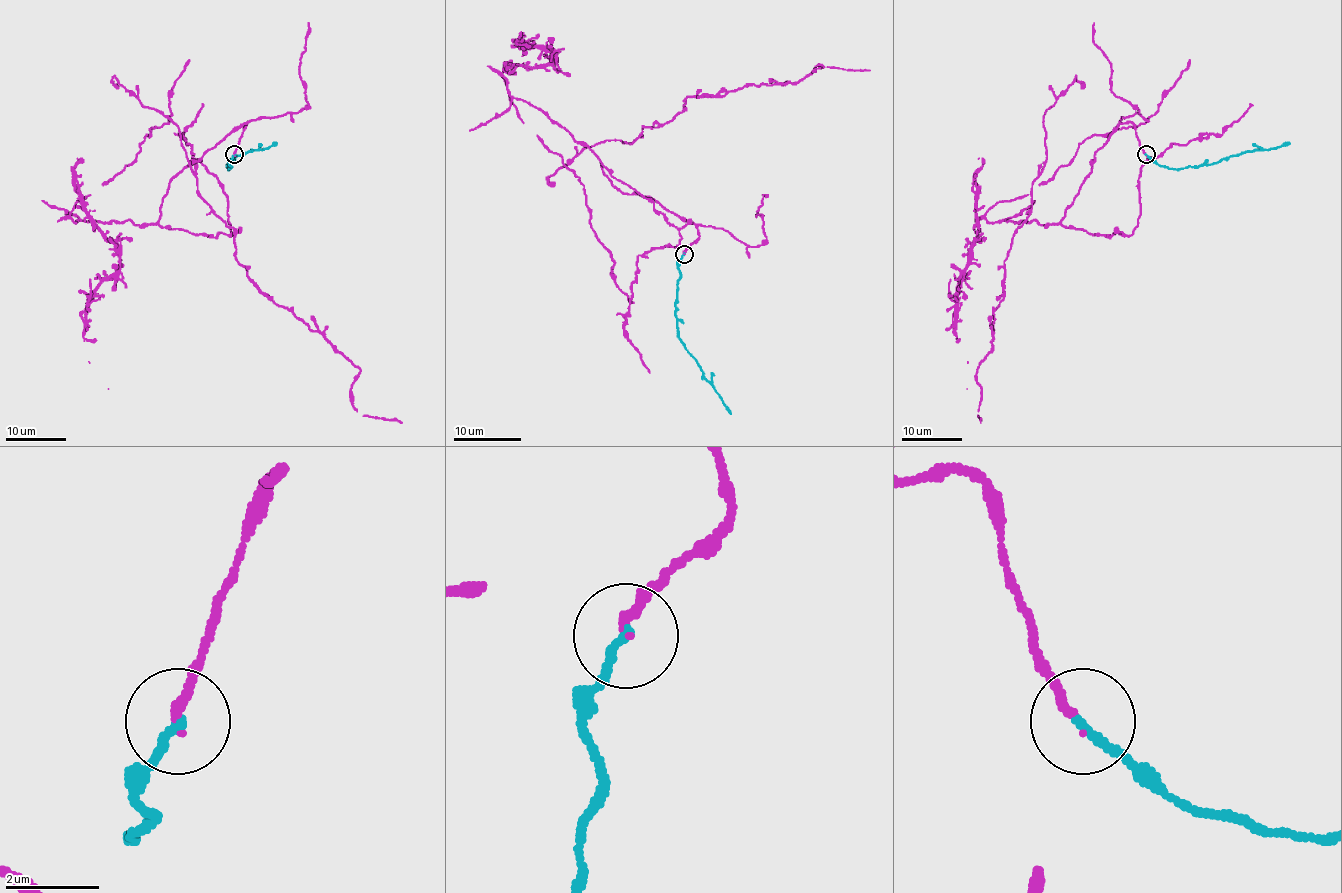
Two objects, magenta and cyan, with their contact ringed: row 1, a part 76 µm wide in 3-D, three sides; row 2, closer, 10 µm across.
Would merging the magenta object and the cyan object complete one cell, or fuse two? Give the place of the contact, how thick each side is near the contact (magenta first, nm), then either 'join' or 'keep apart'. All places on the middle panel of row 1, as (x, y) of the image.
(684, 254) | 190/200 nm | join

